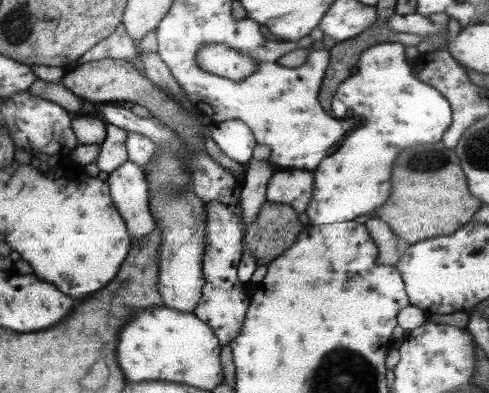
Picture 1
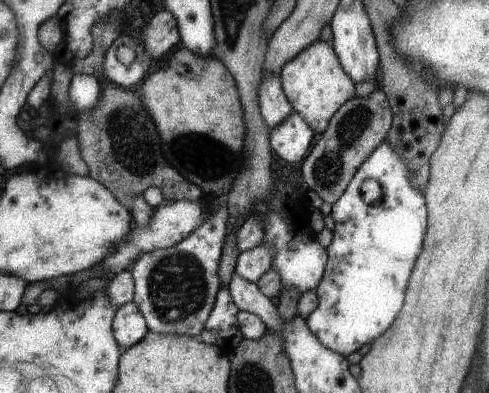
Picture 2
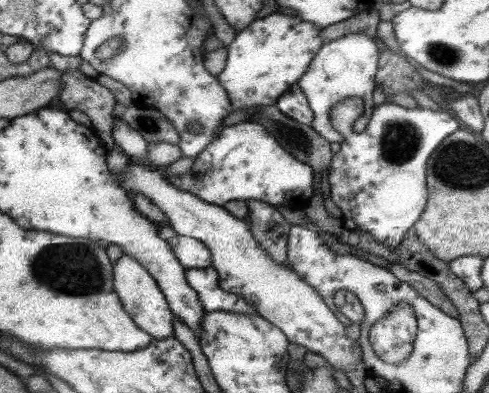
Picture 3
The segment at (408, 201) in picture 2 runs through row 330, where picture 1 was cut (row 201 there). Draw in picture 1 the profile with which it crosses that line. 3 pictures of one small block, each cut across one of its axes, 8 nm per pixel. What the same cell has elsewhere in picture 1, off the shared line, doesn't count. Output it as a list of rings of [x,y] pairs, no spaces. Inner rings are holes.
[[[381,42],[373,44],[361,52],[357,60],[357,74],[349,76],[335,92],[331,100],[331,112],[335,120],[347,120],[353,124],[353,132],[345,136],[339,146],[311,172],[313,176],[313,198],[305,210],[309,216],[311,226],[325,226],[325,224],[339,224],[339,222],[353,222],[357,216],[371,214],[375,218],[377,208],[385,202],[389,194],[389,166],[397,154],[397,150],[411,146],[415,142],[441,142],[441,134],[451,126],[451,106],[449,100],[427,86],[425,82],[413,78],[411,62],[405,58],[401,44],[397,42]]]

